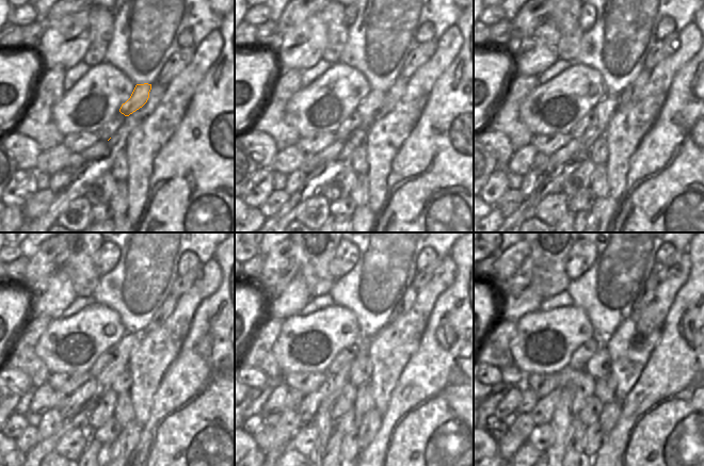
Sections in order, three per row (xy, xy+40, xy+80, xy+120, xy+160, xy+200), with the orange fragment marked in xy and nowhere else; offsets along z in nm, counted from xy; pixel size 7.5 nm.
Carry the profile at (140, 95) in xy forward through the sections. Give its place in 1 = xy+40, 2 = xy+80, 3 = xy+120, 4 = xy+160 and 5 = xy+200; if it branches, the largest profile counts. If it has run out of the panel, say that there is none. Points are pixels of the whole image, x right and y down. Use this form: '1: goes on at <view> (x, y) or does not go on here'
1: goes on at xy+40 (366, 109)
2: goes on at xy+80 (606, 107)
3: goes on at xy+120 (126, 347)
4: goes on at xy+160 (324, 424)
5: goes on at xy+200 (562, 416)

